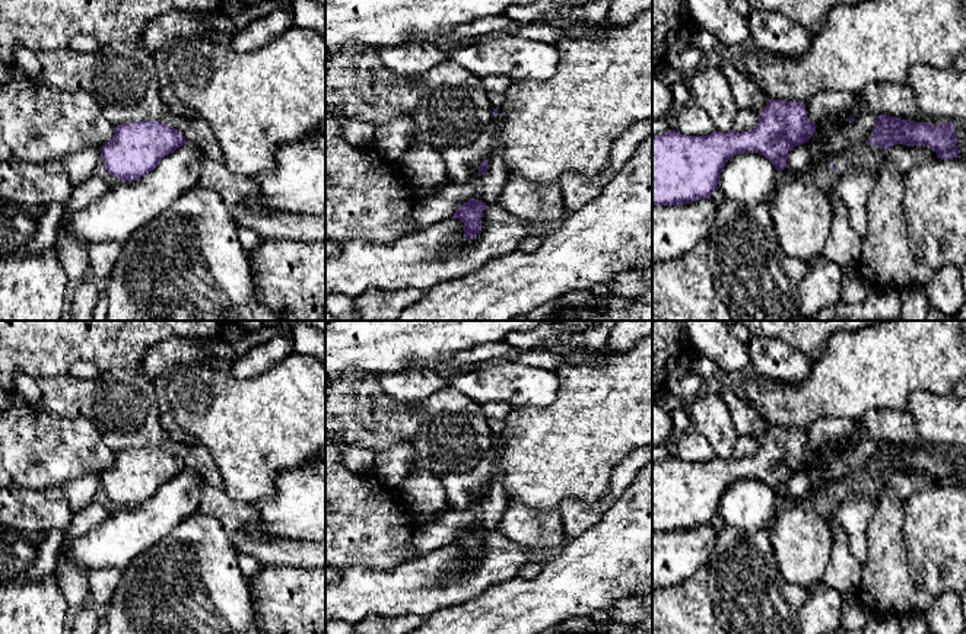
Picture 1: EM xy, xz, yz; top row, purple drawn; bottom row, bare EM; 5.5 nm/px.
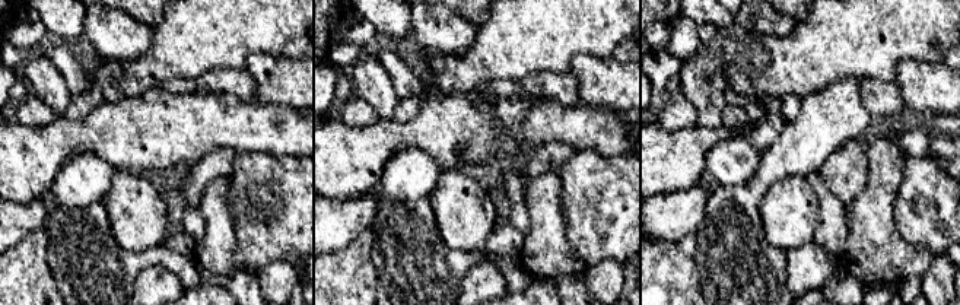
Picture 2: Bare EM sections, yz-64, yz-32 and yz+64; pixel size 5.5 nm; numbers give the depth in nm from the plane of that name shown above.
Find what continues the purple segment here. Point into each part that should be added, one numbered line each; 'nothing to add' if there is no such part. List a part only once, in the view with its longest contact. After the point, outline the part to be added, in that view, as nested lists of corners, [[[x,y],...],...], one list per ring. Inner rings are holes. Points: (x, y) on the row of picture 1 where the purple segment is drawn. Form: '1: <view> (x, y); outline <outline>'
nothing to add

